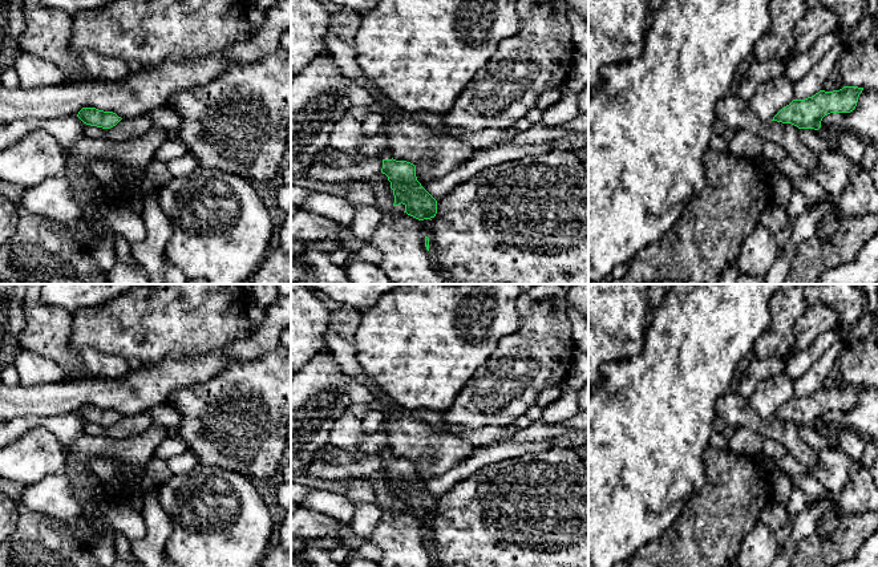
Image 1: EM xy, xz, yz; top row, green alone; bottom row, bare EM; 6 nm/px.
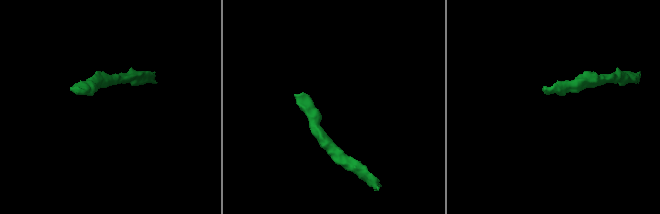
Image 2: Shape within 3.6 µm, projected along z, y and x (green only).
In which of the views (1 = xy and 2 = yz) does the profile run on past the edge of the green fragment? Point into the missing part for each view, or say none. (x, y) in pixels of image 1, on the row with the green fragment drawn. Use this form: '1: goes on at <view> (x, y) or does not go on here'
1: does not go on here
2: does not go on here

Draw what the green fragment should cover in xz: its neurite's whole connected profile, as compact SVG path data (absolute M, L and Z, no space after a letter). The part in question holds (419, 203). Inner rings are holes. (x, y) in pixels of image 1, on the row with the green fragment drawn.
M389 149L377 154L383 159L381 173L388 177L393 190L393 206L404 204L408 215L424 220L437 214L437 201L421 186L416 177L416 166L392 158Z

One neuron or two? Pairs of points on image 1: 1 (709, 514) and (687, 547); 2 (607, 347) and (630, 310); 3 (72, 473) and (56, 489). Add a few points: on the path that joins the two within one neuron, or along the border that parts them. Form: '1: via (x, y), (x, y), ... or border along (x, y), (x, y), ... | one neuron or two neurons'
1: via (709, 522), (695, 539) | one neuron
2: via (607, 337), (607, 332), (620, 319) | one neuron
3: border along (63, 470), (72, 494), (80, 506) | two neurons

